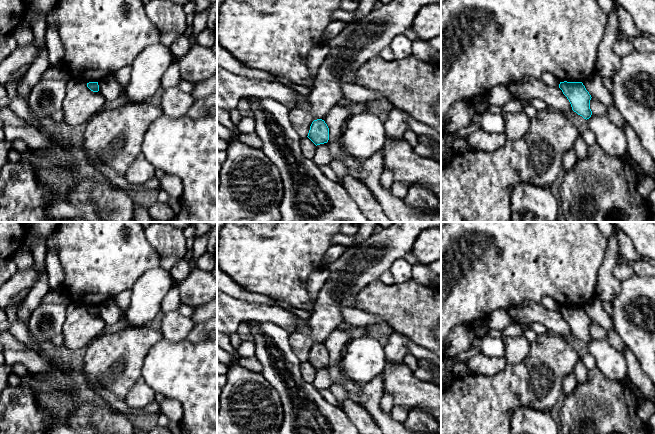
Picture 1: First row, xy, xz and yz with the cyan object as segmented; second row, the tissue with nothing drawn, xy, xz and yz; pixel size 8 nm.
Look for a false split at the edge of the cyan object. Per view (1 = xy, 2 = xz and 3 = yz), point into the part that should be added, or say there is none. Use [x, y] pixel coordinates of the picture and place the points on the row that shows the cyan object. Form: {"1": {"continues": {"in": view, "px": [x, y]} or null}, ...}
{"1": {"continues": null}, "2": {"continues": null}, "3": {"continues": null}}

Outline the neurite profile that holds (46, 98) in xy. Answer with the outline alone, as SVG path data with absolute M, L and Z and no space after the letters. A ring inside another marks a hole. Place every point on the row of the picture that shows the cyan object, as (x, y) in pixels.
M59 79L40 80L30 91L27 103L30 111L39 118L51 117L61 111L66 95L67 82Z

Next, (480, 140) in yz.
M476 130L465 138L471 149L477 151L494 152L504 146L507 141L505 133L493 134Z

